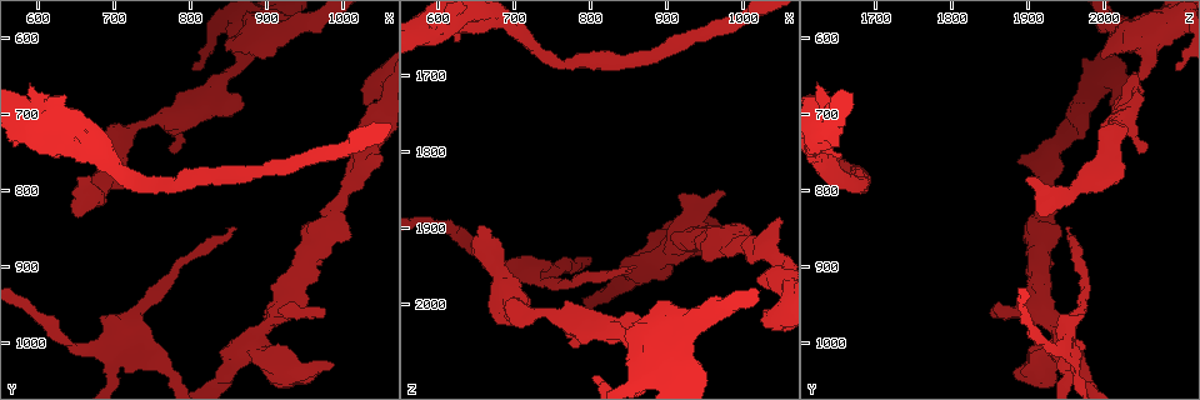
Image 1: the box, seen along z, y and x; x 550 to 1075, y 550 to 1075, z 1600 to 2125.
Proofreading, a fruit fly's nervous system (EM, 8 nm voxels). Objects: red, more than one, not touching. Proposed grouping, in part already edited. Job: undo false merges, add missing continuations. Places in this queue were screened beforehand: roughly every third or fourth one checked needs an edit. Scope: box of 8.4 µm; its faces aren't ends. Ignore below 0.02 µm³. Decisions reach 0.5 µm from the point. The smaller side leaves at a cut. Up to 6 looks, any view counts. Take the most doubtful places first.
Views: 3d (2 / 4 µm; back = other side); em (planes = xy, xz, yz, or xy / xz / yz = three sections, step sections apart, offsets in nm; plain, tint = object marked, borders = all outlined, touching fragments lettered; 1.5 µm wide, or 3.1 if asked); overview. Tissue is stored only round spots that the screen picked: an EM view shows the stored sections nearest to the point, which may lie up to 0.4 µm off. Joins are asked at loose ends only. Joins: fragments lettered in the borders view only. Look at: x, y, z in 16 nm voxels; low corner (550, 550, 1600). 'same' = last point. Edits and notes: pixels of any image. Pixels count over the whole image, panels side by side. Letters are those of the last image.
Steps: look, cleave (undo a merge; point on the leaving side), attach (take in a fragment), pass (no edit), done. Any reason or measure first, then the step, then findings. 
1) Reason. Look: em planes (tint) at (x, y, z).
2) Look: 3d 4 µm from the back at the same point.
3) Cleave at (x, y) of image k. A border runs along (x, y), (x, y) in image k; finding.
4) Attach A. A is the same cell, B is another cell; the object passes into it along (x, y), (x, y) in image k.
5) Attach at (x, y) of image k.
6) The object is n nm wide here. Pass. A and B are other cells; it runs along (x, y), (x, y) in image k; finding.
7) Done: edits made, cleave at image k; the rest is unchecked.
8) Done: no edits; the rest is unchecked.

Long arm stops here. Look: 3d 2 µm at (855, 850, 1945).

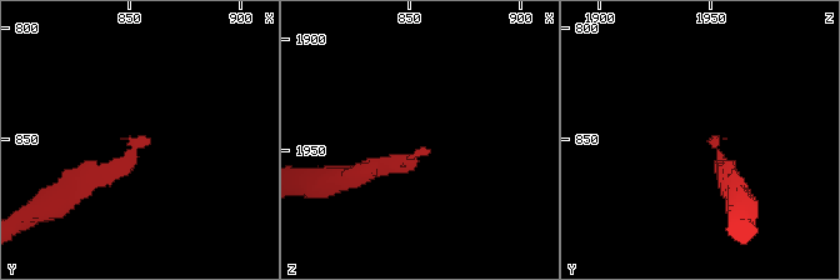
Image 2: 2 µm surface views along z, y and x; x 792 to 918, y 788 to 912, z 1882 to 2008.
Look: em planes (borders) at (858, 848, 1948).

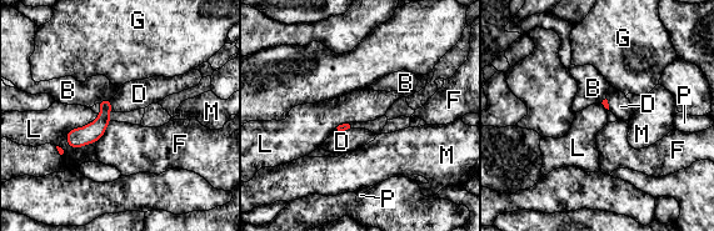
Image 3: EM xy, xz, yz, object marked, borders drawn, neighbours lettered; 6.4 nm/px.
Attach D. D is the same cell, B, F, G, L, M and P are other cells; the object passes into it along (91, 132), (110, 105), (139, 94) in image 3; it goes on there.

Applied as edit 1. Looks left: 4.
Long arm stops here. Look: 3d 2 µm at (650, 785, 1900).

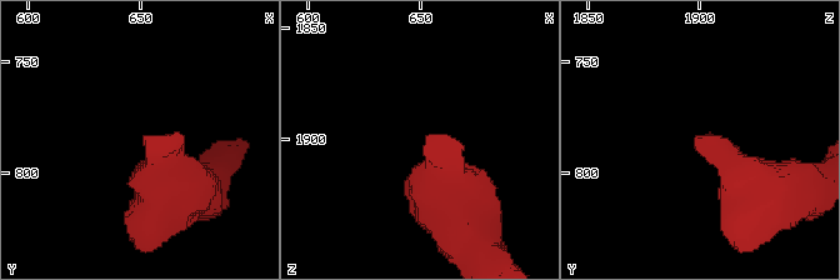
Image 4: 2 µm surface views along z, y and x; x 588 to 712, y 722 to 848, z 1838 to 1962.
Shape alone is not enough. Look: em planes (plain) at (654, 786, 1899).

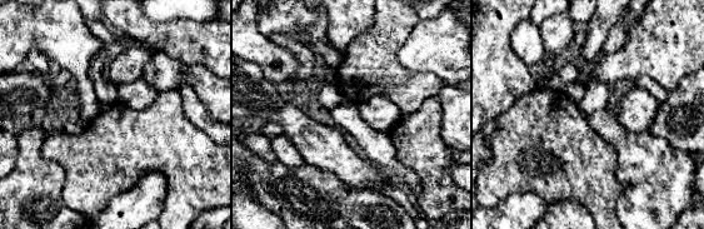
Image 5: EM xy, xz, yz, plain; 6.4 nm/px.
Look: em planes (borders) at the same point.

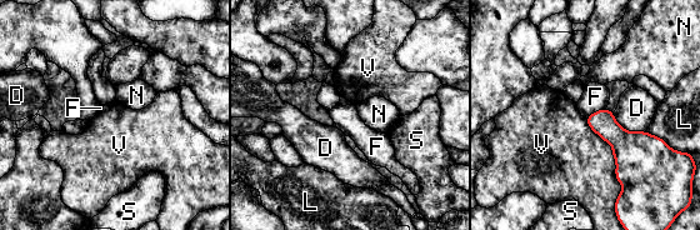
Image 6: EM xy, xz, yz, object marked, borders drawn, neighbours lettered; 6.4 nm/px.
Pass. D, F, L, N, S and V are other cells; a border runs along (605, 108), (598, 109), (585, 118) in image 6; none of them fits.

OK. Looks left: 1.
Done: edits made, attach at image 3; the rest is unchecked.

